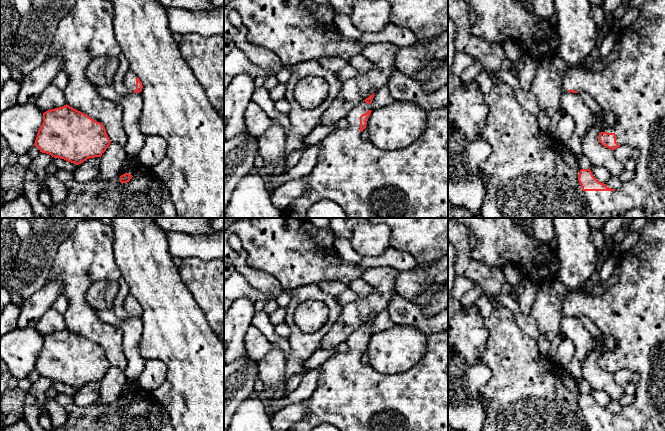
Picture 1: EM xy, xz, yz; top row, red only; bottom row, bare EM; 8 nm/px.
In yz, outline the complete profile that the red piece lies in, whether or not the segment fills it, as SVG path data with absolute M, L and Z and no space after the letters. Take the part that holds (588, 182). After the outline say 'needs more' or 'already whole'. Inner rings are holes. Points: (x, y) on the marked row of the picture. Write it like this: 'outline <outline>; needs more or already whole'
outline M665 0L644 2L636 21L621 30L619 55L605 69L593 73L568 68L562 87L564 92L585 91L604 111L618 117L613 127L599 134L604 147L615 150L629 145L639 151L633 179L617 190L599 182L590 169L580 170L578 181L592 212L624 216L634 208L665 210Z; needs more

